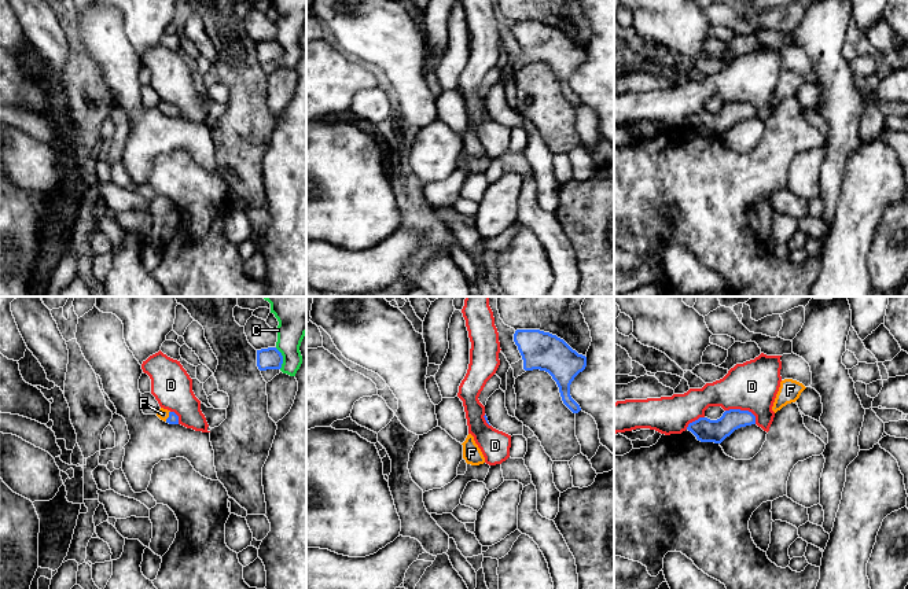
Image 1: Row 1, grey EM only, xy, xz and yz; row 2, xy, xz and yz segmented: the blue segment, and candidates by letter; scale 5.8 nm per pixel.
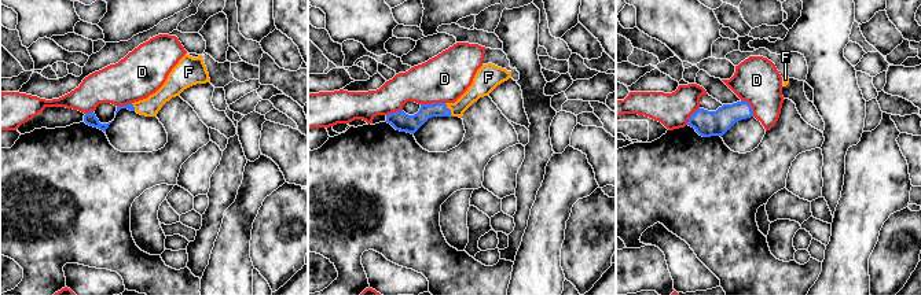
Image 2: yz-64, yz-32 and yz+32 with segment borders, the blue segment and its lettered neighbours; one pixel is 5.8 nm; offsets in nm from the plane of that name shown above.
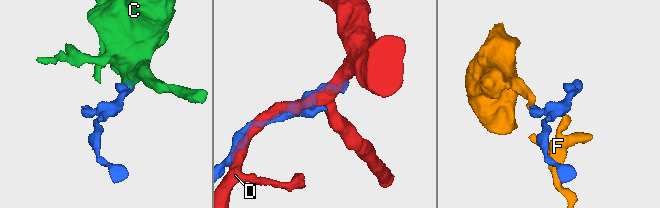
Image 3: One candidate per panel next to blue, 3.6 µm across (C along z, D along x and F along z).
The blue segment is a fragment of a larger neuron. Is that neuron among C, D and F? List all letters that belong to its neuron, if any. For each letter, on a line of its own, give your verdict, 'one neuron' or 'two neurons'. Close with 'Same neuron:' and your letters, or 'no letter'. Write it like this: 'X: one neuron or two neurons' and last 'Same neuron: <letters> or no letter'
C: two neurons
D: two neurons
F: one neuron
Same neuron: F

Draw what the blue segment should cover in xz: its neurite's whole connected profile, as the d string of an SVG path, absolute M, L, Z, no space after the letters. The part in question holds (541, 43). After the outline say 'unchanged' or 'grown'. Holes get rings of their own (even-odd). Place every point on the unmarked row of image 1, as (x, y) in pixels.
M517 22L514 34L522 48L523 62L548 65L559 80L563 96L578 106L581 100L570 88L570 77L585 62L587 49L556 27L540 22Z | unchanged

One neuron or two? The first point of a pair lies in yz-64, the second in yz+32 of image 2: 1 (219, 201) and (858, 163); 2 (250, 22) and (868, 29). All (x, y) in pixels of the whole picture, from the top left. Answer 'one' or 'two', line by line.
1: two
2: two

